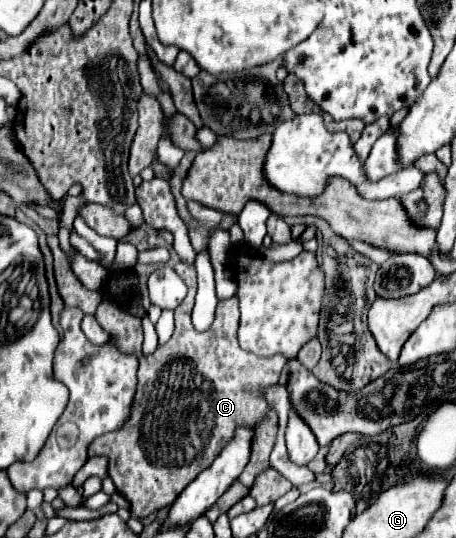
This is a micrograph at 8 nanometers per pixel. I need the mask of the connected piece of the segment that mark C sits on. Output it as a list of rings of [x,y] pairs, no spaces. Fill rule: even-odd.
[[[177,264],[179,276],[185,280],[189,292],[175,308],[175,332],[171,340],[149,356],[141,352],[141,318],[125,312],[111,300],[103,300],[95,312],[99,326],[109,334],[111,346],[119,352],[139,358],[139,384],[131,406],[129,420],[115,432],[103,434],[89,444],[89,454],[109,458],[109,478],[129,504],[137,518],[161,510],[181,494],[181,490],[197,478],[197,474],[213,464],[219,452],[235,436],[235,430],[245,426],[257,430],[267,418],[269,406],[263,398],[253,394],[253,388],[275,384],[285,366],[283,356],[261,360],[241,350],[237,342],[239,308],[237,298],[221,300],[217,308],[217,322],[209,332],[195,332],[189,312],[197,290],[195,268]]]

